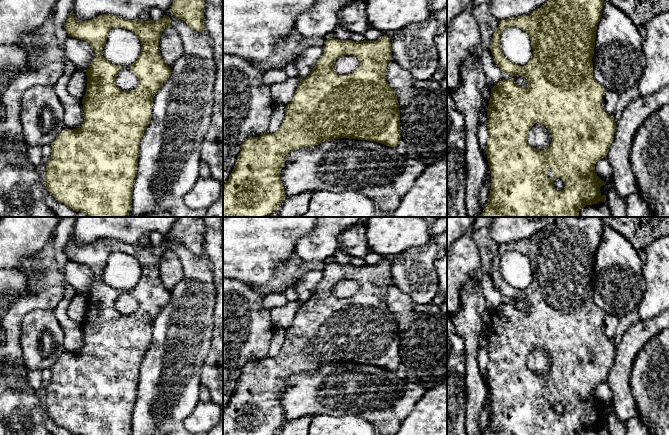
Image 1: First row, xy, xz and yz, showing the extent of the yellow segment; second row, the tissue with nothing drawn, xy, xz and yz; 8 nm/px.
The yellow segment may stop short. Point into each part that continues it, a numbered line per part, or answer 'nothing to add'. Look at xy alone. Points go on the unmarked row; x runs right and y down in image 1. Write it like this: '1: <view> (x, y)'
nothing to add

